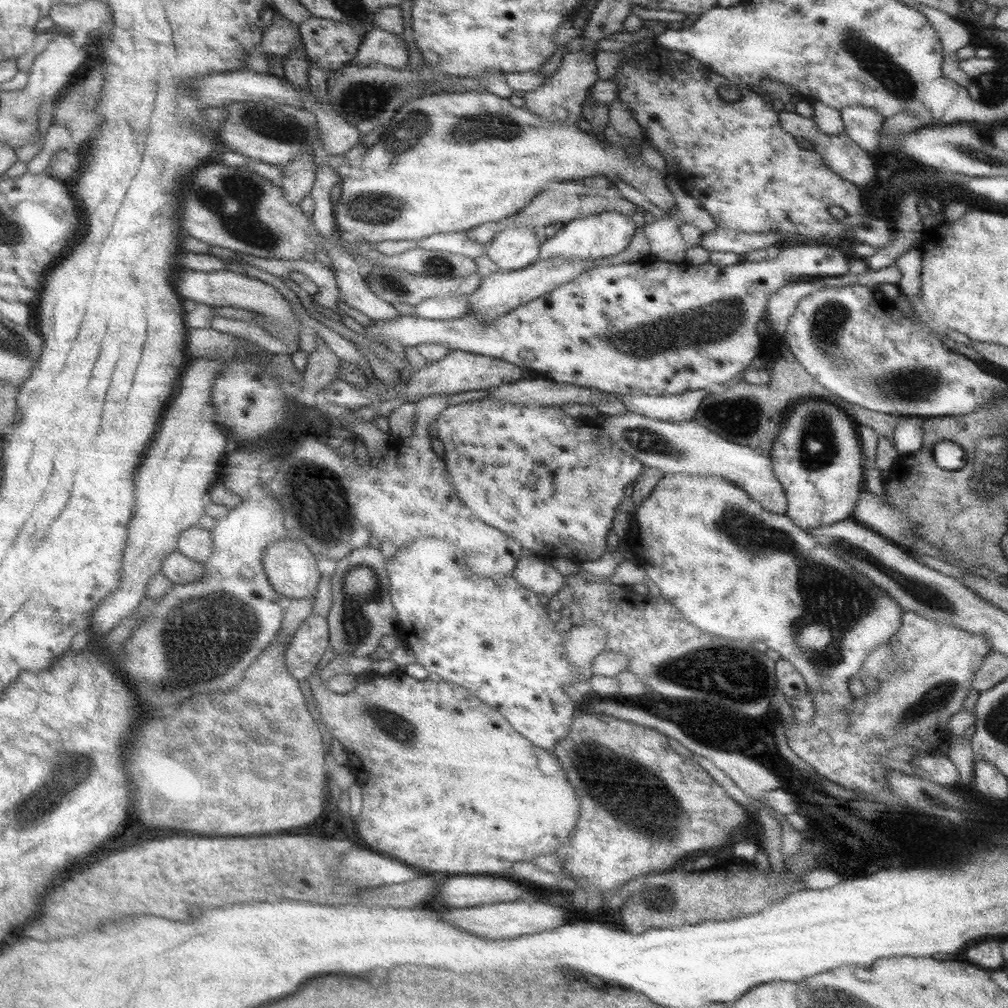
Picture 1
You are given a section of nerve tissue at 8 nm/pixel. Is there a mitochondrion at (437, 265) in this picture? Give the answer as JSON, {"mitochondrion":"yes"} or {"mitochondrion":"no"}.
{"mitochondrion":"yes"}

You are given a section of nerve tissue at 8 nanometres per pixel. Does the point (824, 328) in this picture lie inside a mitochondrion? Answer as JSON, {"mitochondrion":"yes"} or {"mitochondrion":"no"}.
{"mitochondrion":"yes"}

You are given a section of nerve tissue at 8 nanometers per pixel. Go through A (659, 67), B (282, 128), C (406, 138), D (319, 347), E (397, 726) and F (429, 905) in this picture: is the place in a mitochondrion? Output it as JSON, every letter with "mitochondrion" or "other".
{"A":"other","B":"mitochondrion","C":"mitochondrion","D":"other","E":"mitochondrion","F":"other"}

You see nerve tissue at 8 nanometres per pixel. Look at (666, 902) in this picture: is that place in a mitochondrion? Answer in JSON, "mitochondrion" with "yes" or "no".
{"mitochondrion":"yes"}

